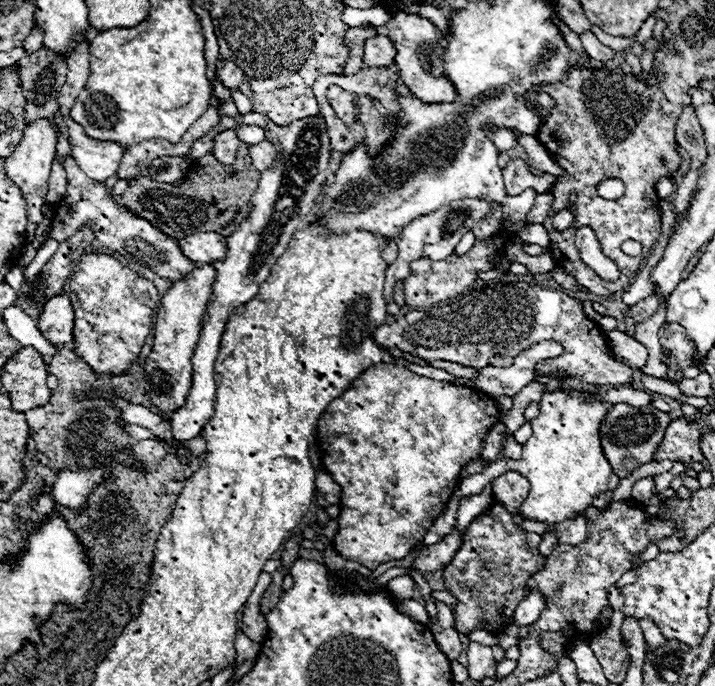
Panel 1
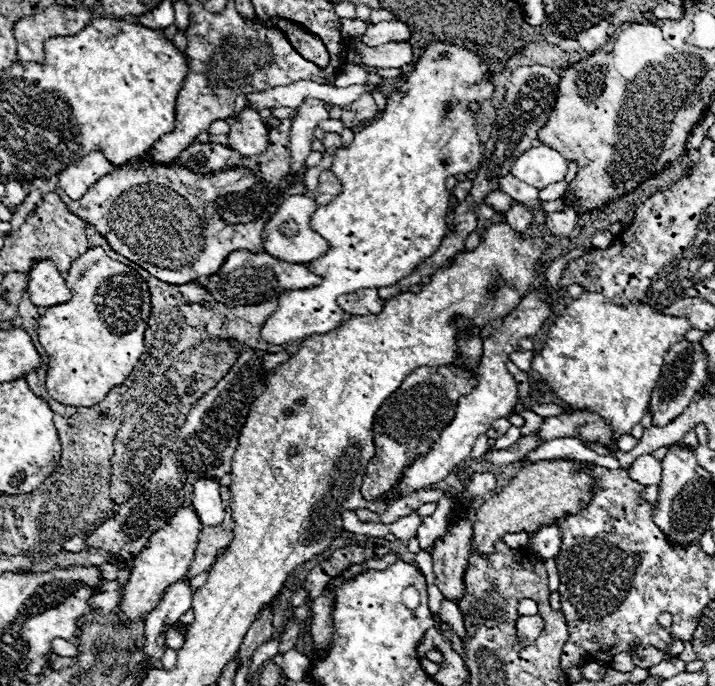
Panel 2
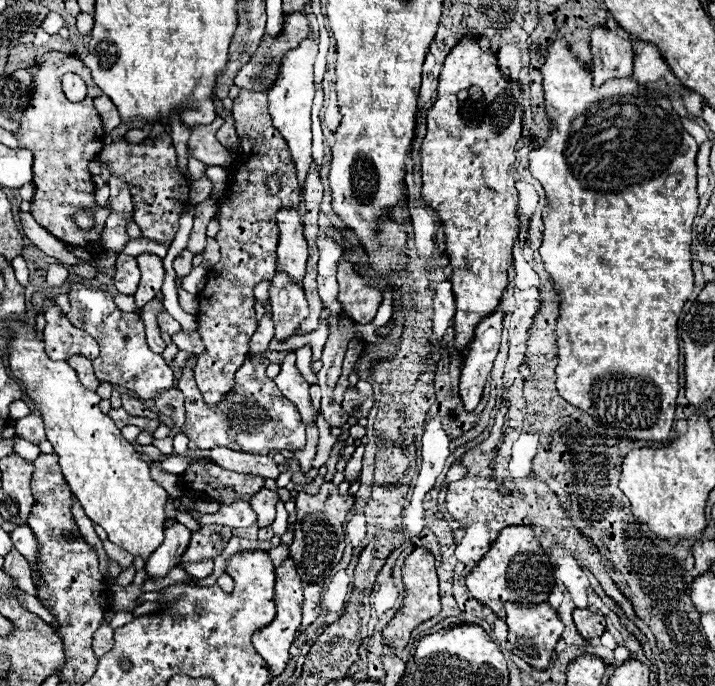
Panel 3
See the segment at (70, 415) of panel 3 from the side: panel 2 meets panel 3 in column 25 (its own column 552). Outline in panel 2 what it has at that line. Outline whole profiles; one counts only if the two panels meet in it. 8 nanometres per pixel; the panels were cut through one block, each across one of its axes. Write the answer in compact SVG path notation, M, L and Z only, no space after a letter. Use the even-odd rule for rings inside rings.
M580 294L554 324L546 348L532 360L532 370L544 378L554 396L572 408L588 408L610 420L614 438L630 432L648 408L666 352L692 330L686 318L666 316L648 304L616 306L602 294Z

